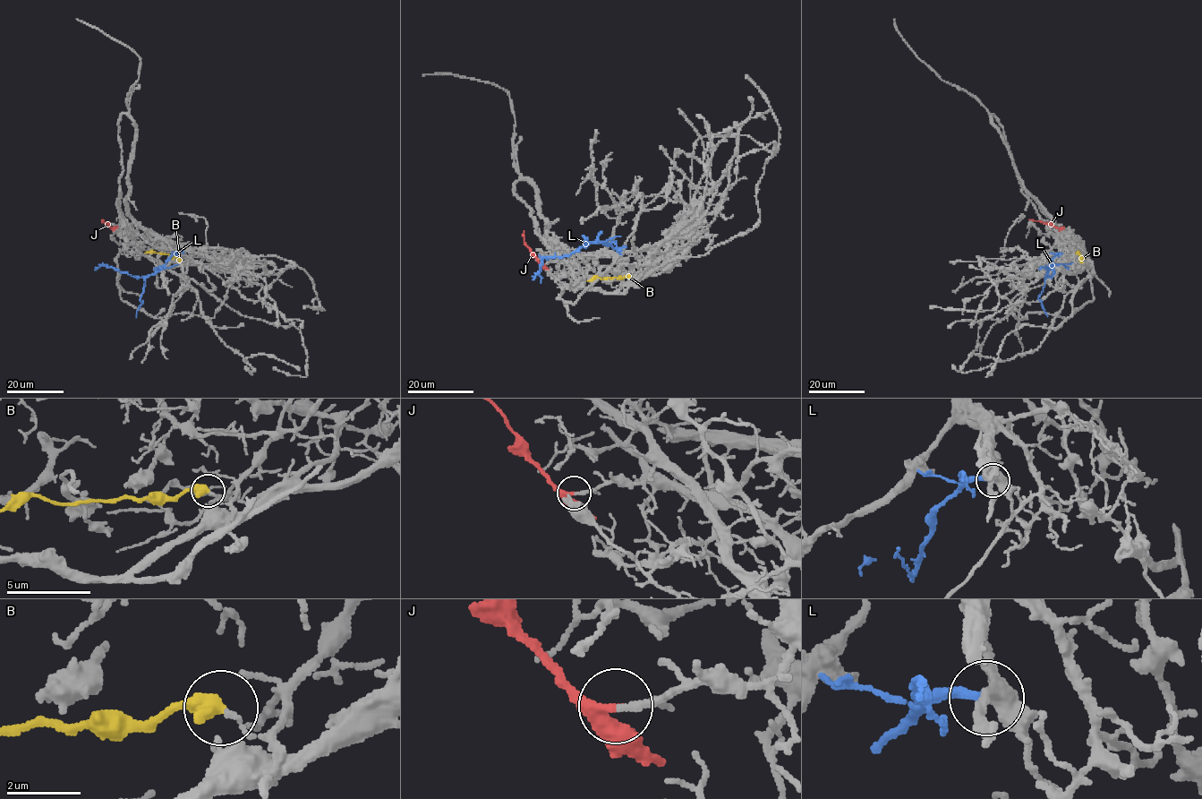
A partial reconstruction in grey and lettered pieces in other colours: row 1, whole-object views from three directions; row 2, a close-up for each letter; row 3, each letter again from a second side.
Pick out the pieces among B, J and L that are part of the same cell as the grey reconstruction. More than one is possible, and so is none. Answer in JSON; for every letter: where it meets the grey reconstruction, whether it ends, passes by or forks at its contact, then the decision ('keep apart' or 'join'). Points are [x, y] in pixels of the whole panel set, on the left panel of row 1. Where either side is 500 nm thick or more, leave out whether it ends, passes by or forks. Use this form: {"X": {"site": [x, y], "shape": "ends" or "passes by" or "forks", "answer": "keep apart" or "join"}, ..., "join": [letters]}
{"B": {"site": [181, 261], "shape": "ends", "answer": "keep apart"}, "J": {"site": [114, 230], "shape": "passes by", "answer": "join"}, "L": {"site": [177, 253], "shape": "ends", "answer": "keep apart"}, "join": ["J"]}

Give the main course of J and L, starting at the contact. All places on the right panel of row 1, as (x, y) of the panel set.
J: (1059, 230), (1052, 225), (1028, 219)
L: (1061, 253), (1052, 259), (1046, 276), (1053, 274), (1052, 266), (1053, 265), (1063, 264), (1068, 270)

